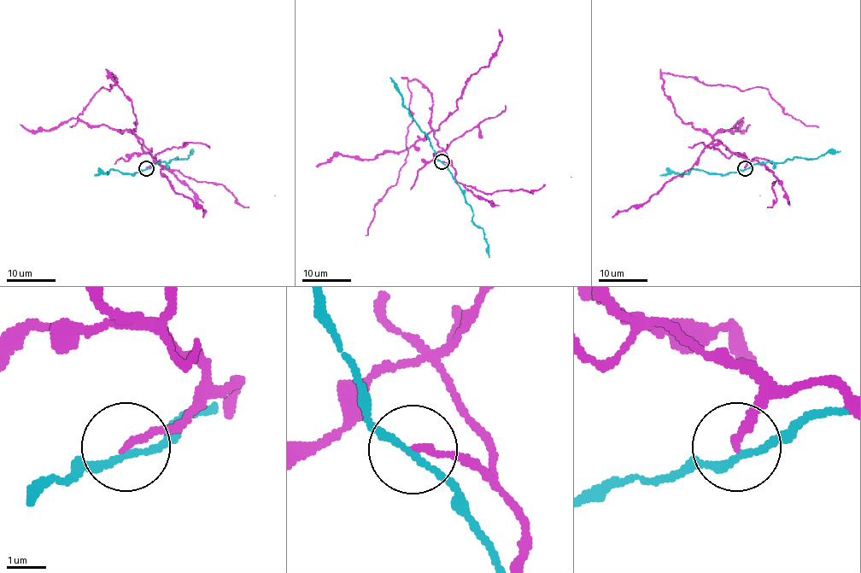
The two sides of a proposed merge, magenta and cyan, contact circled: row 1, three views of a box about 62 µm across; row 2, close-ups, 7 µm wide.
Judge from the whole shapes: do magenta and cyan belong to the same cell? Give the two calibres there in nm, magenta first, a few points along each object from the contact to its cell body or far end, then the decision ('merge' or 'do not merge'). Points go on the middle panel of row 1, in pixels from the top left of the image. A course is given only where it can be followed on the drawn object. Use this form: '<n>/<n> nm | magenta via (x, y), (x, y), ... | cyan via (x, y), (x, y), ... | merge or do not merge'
180/150 nm | magenta via (442, 161), (452, 162), (430, 125), (431, 95), (407, 78), (408, 155), (366, 236) | cyan via (441, 161), (471, 207), (472, 222), (483, 230), (489, 257) | do not merge

